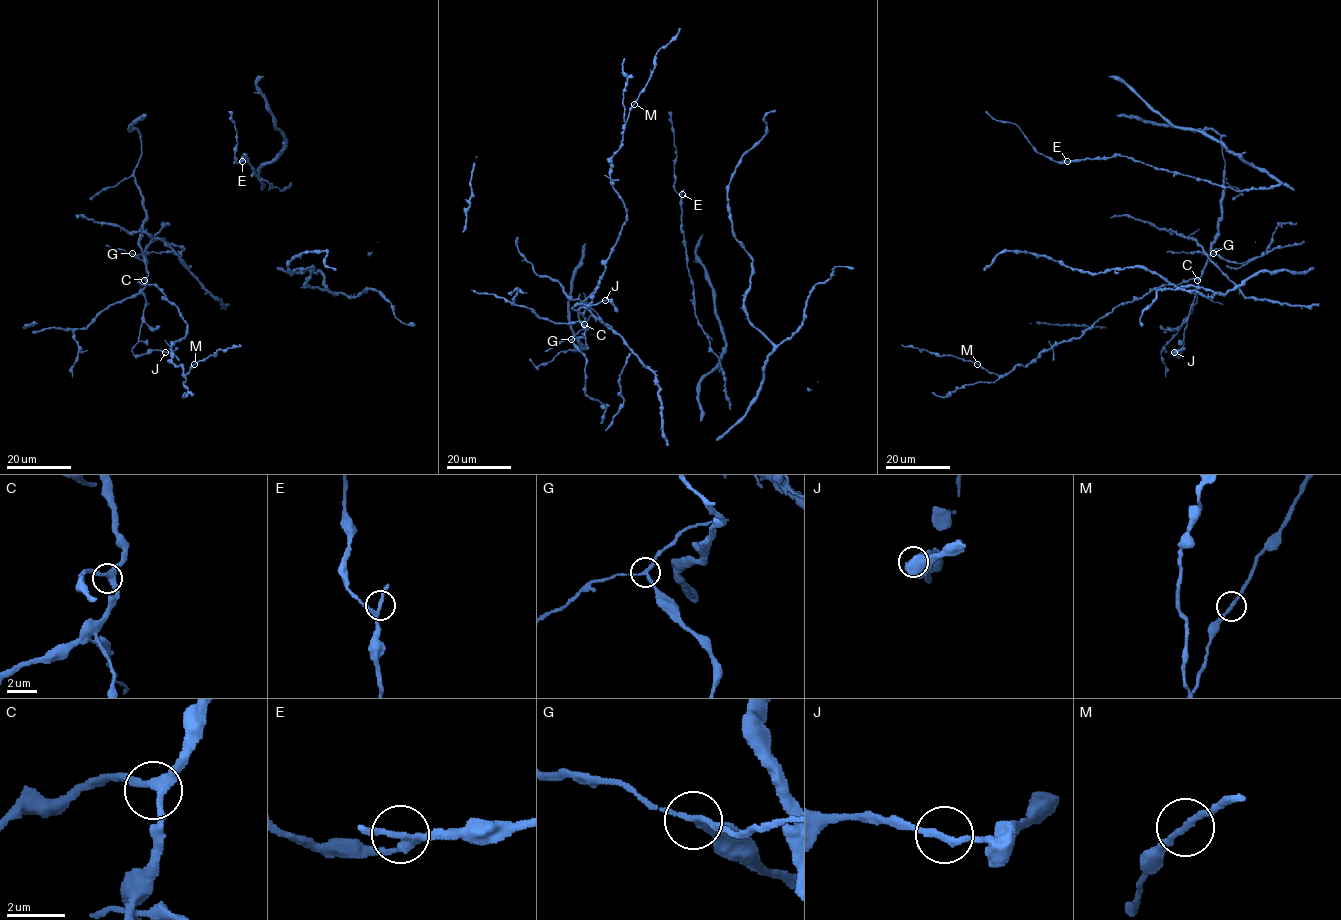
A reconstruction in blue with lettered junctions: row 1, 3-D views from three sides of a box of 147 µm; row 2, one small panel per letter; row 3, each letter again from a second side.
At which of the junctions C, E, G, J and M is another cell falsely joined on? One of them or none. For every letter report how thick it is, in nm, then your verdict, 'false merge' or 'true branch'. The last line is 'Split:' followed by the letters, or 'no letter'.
C: 300 nm thick; true branch
E: 200 nm thick; true branch
G: 190 nm thick; false merge
J: 220 nm thick; true branch
M: 190 nm thick; true branch
Split: G

